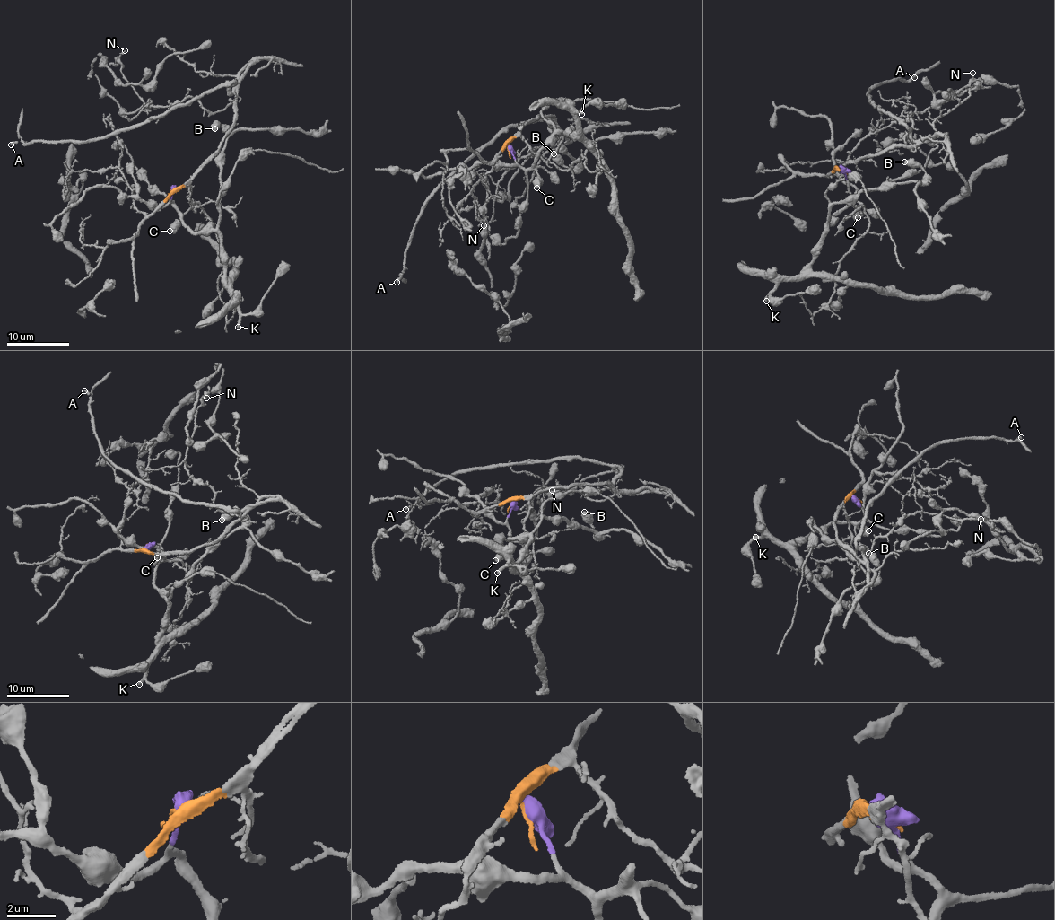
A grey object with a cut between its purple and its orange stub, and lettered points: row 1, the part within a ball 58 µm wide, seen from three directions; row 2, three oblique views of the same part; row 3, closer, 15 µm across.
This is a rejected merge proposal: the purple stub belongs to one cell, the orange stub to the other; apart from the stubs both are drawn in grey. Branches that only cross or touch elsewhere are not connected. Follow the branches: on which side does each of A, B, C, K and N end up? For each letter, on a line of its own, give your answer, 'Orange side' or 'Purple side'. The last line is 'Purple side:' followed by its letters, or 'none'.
A: Orange side
B: Purple side
C: Purple side
K: Purple side
N: Orange side
Purple side: B, C, K

